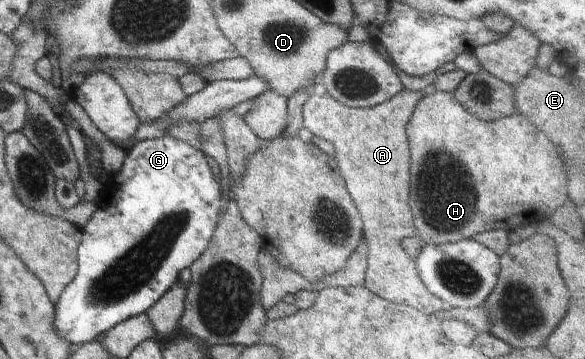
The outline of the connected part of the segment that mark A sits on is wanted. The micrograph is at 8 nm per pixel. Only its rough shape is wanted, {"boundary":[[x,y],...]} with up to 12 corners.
{"boundary":[[321,81],[304,127],[335,146],[369,248],[365,283],[432,316],[451,306],[401,246],[415,236],[405,128],[436,91],[371,109]]}

